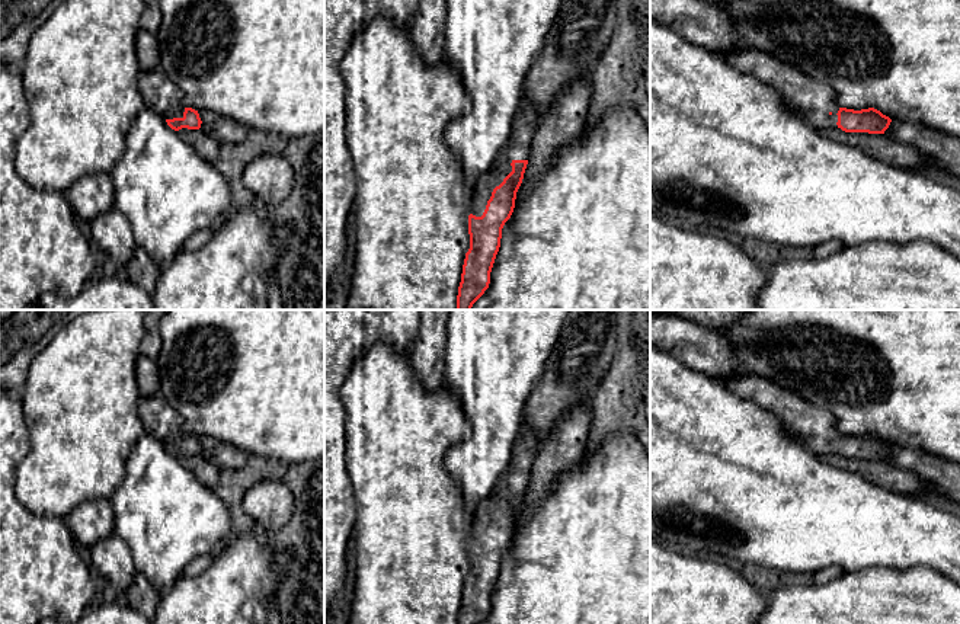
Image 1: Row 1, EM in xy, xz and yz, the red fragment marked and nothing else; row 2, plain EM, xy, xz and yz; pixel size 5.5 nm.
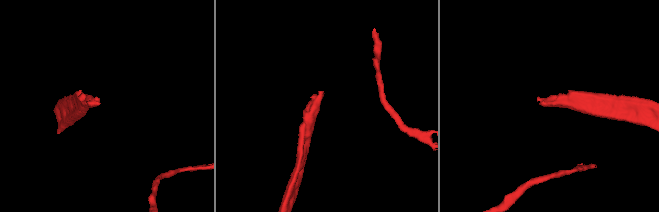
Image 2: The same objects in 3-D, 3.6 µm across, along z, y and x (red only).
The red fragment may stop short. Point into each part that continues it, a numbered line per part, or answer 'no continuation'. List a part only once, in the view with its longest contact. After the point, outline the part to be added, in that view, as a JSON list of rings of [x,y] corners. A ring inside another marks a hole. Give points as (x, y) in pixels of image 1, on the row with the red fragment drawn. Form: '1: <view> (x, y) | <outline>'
1: xz (518, 147) | [[[524,96],[512,127],[512,134],[508,143],[500,150],[492,167],[479,176],[473,189],[470,214],[481,217],[492,192],[512,172],[513,160],[529,160],[532,138],[535,134],[535,113]]]

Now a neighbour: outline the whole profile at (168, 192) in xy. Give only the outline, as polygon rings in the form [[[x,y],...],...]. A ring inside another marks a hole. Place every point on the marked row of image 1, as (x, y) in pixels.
[[[144,108],[134,119],[125,150],[111,172],[115,205],[131,224],[135,244],[164,268],[198,231],[212,230],[231,205],[230,185],[218,169],[204,160],[166,119]]]

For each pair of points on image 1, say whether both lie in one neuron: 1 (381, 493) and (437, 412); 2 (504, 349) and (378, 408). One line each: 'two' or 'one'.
1: one
2: two

